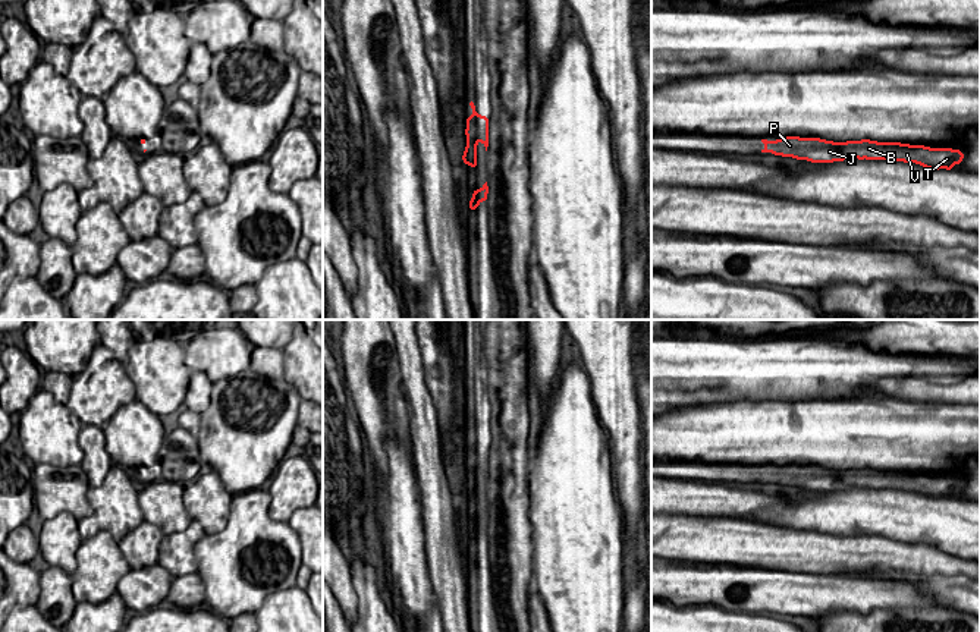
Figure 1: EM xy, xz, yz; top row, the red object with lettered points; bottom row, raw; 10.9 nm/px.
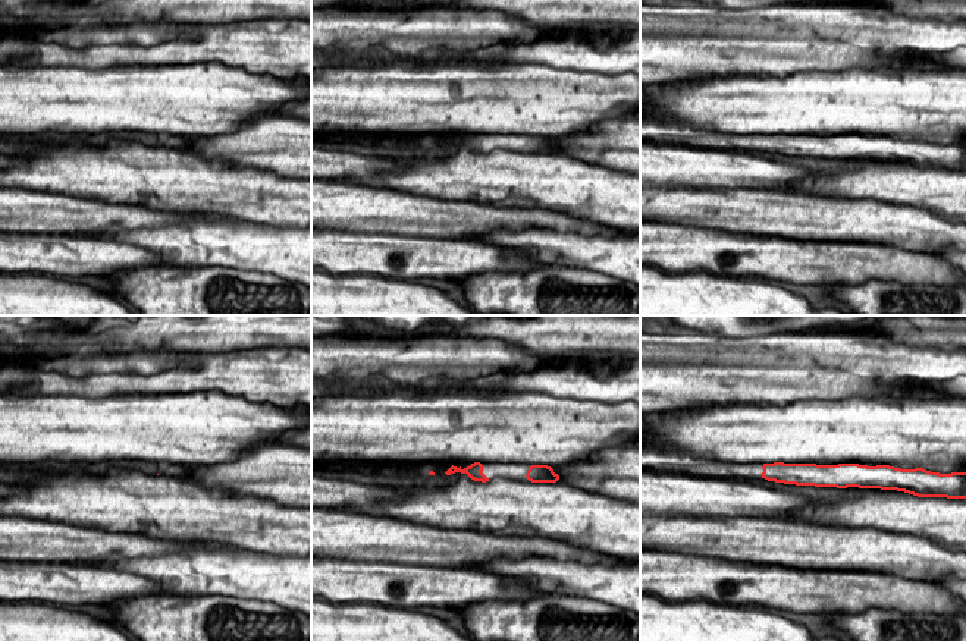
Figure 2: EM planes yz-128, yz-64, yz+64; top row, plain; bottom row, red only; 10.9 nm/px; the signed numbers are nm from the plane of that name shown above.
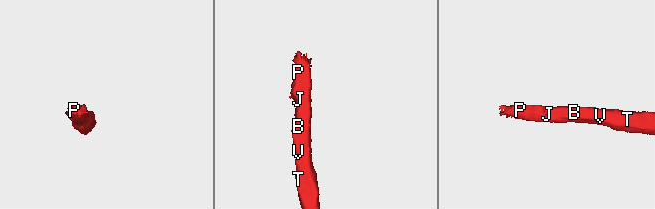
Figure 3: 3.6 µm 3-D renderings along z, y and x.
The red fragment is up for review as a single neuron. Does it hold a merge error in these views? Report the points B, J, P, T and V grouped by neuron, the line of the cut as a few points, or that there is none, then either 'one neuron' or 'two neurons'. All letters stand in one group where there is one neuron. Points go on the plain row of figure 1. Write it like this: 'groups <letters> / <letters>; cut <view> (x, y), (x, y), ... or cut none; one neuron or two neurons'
groups B J P T V; cut none; one neuron

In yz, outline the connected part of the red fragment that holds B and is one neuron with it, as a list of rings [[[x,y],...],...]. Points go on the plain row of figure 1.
[[[786,465],[769,471],[761,466],[760,472],[770,481],[811,491],[833,491],[851,487],[889,488],[921,493],[930,499],[952,499],[964,488],[964,481],[952,477],[929,477],[924,474],[910,474],[901,471],[877,471],[870,468],[833,471],[820,466]]]

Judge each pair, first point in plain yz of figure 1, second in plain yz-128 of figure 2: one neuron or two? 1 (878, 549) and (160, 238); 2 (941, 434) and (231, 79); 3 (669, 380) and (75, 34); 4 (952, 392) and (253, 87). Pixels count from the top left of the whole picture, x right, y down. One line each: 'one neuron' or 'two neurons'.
1: two neurons
2: one neuron
3: one neuron
4: two neurons

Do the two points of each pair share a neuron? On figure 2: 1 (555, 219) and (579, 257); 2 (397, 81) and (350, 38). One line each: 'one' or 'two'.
1: two
2: two

